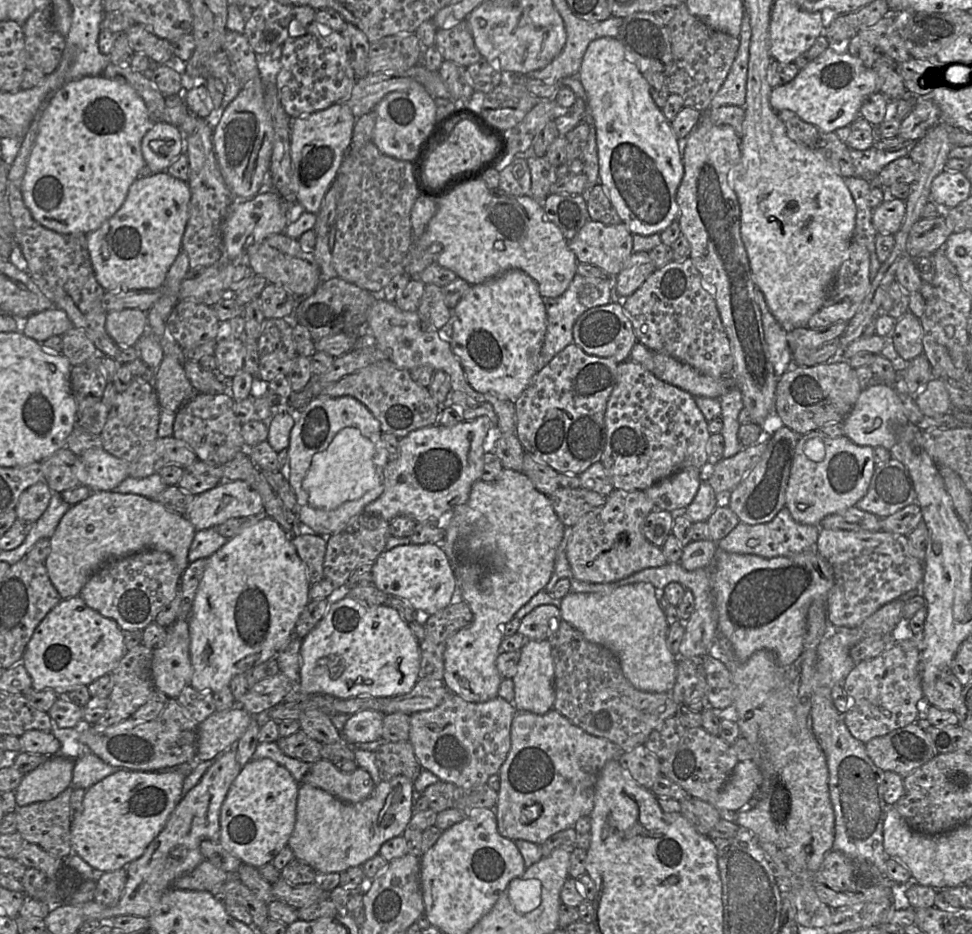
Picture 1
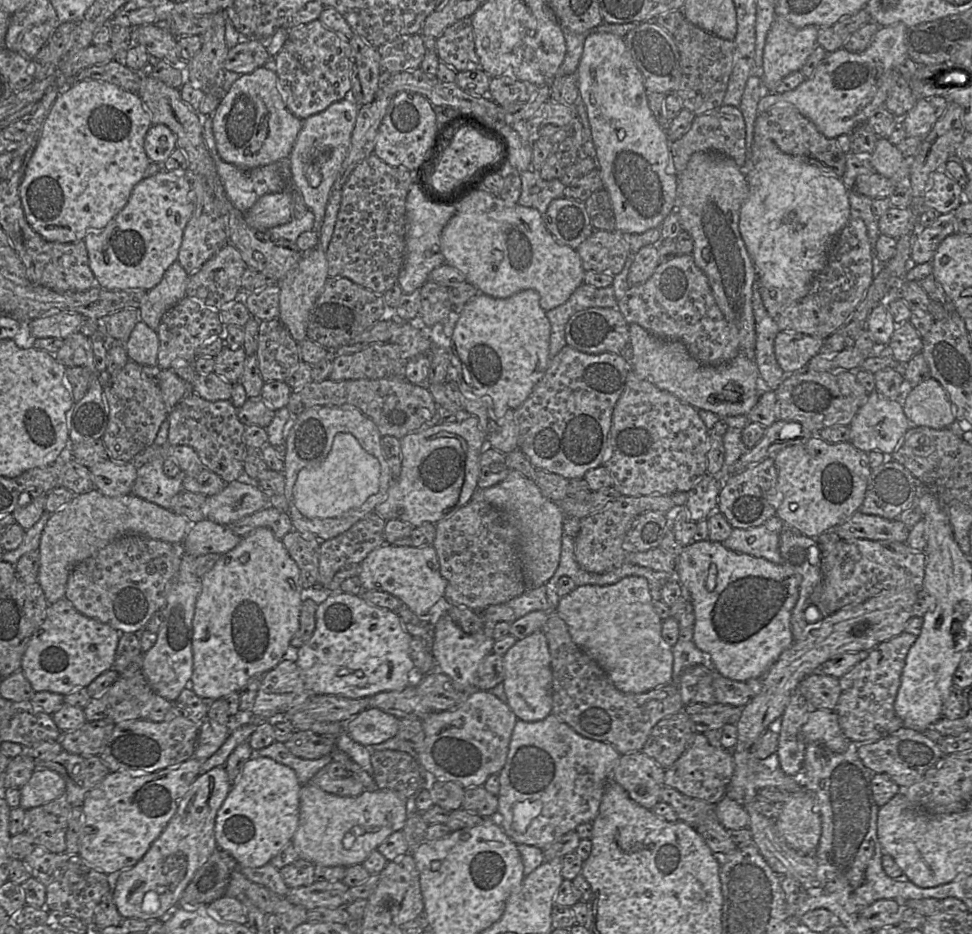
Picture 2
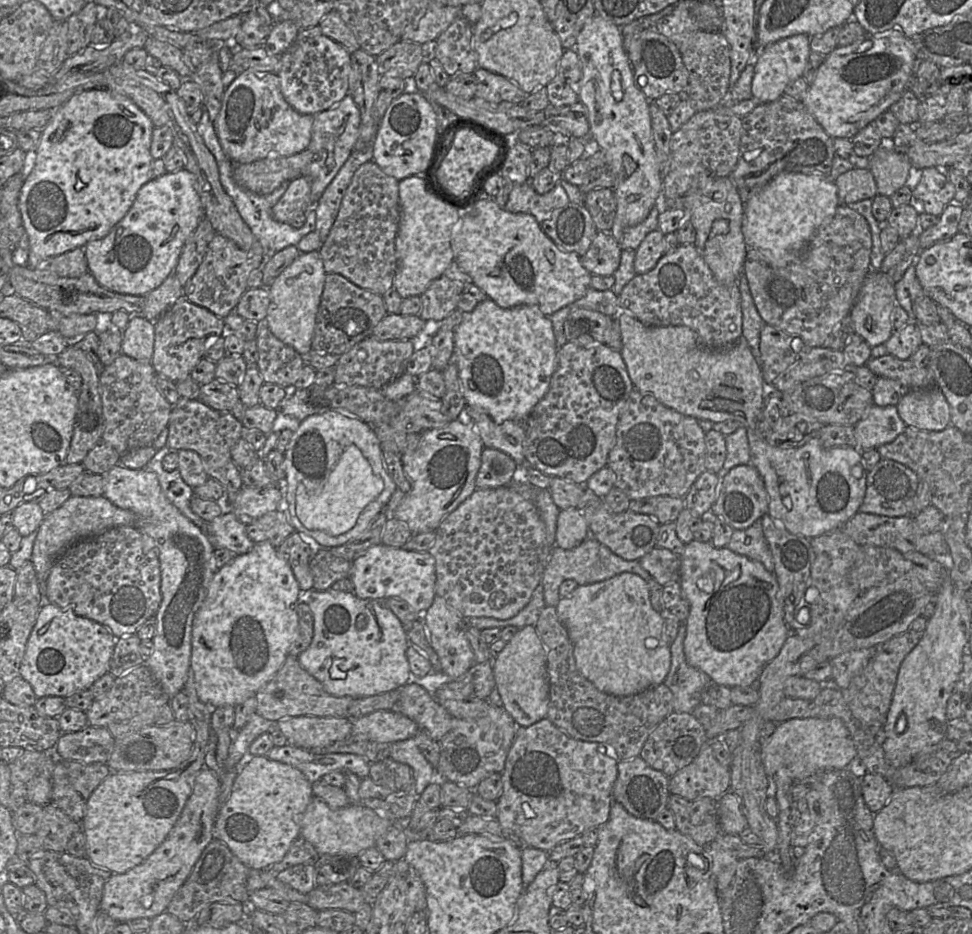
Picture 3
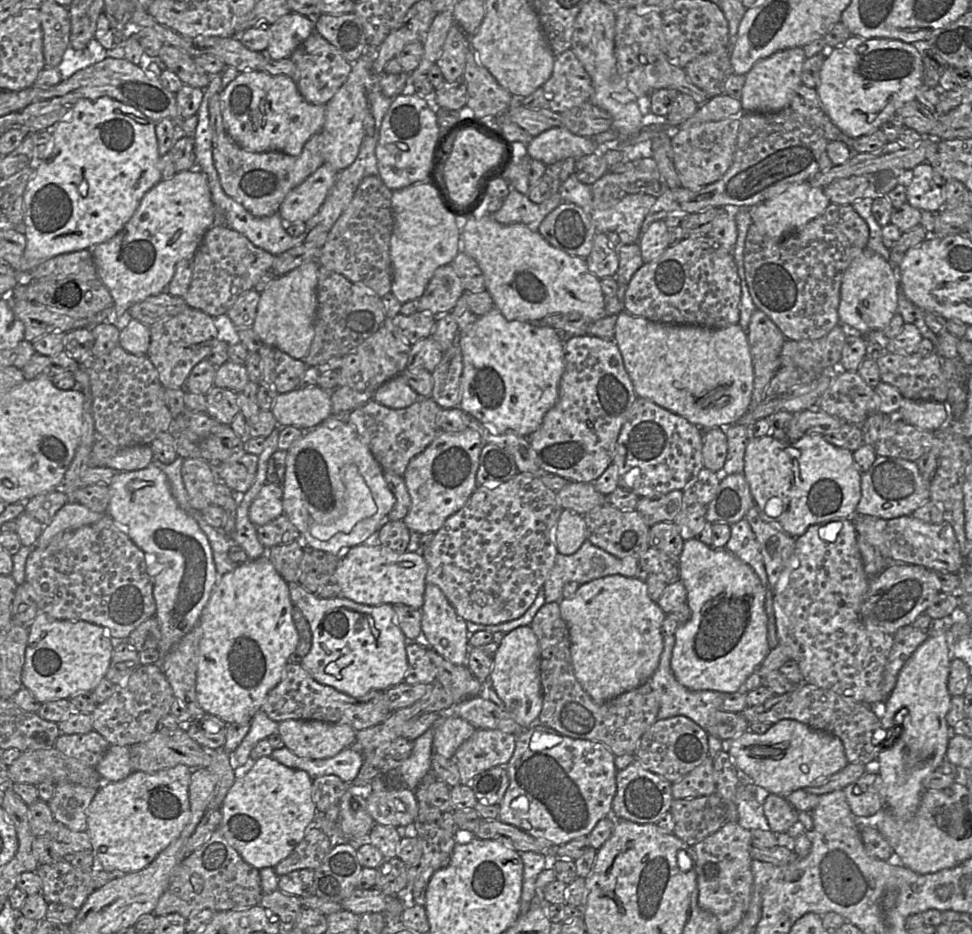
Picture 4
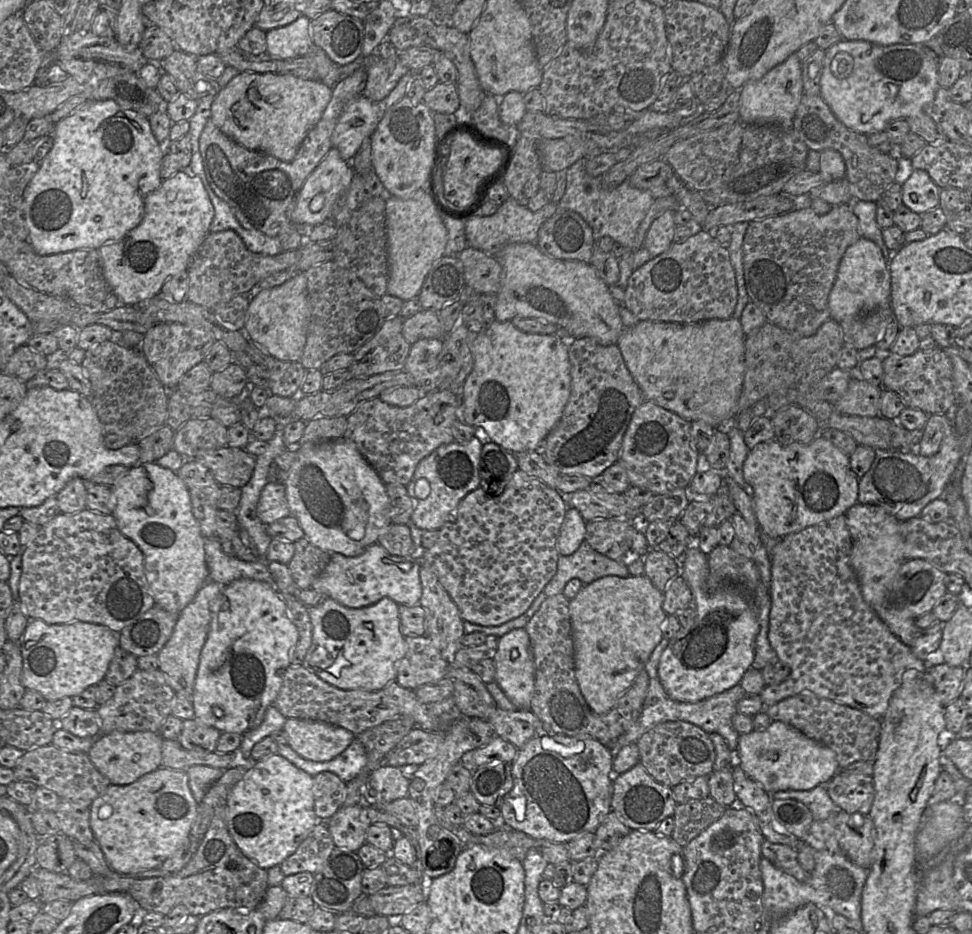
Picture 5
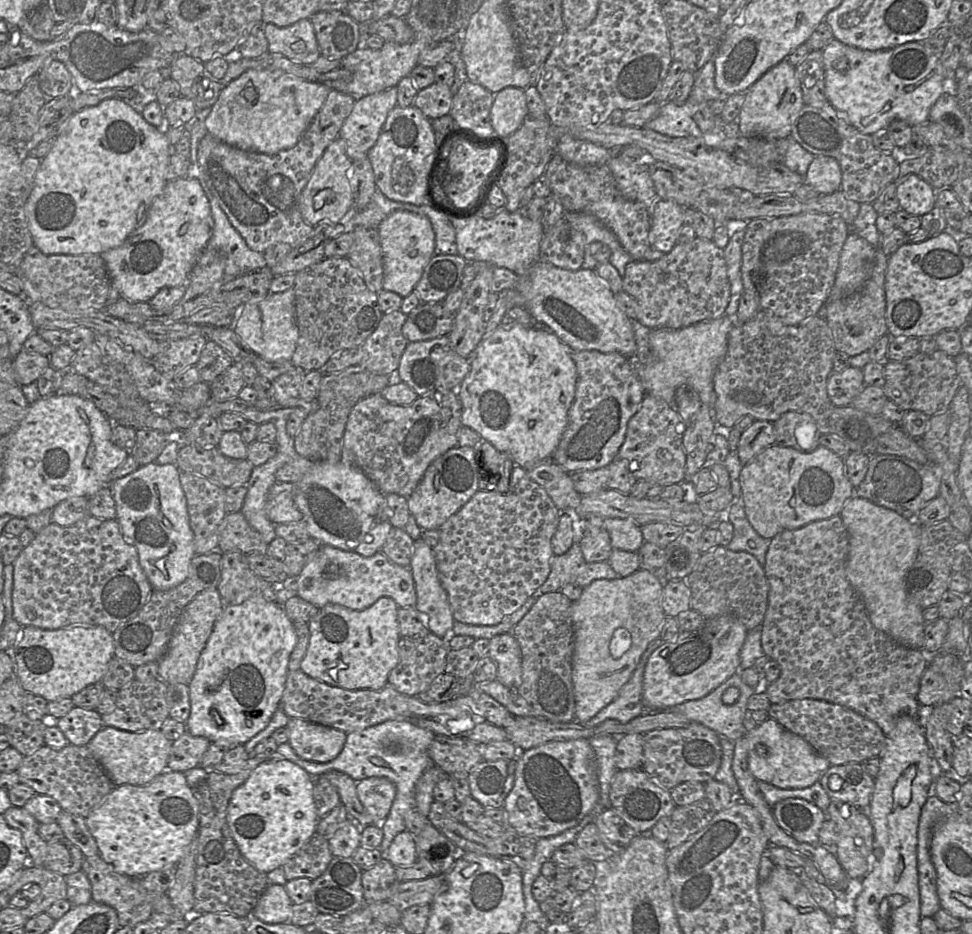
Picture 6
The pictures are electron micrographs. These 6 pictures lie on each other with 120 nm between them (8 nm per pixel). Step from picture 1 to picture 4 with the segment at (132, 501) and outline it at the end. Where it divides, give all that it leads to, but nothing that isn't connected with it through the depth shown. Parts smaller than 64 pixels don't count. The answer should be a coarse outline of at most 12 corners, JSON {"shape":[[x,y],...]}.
{"shape":[[67,502],[45,525],[35,547],[59,533],[99,521],[106,513]]}

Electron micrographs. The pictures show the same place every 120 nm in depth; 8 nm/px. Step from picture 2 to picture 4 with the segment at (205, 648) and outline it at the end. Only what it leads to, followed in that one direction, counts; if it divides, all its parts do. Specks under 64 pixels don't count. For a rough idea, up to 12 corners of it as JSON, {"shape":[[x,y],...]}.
{"shape":[[267,553],[219,575],[199,622],[206,713],[251,722],[299,643]]}

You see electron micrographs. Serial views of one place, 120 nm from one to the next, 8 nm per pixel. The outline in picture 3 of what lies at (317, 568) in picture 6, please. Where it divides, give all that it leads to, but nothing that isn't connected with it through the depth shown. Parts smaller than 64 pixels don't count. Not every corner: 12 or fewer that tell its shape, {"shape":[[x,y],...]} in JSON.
{"shape":[[383,543],[352,561],[357,597],[402,599],[419,617],[437,595],[428,551]]}

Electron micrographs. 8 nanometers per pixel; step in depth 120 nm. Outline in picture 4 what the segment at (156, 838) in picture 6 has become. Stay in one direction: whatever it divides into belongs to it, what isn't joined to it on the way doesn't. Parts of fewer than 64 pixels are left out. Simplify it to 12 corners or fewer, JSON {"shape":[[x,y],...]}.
{"shape":[[179,764],[103,782],[88,807],[96,867],[148,866],[190,819]]}

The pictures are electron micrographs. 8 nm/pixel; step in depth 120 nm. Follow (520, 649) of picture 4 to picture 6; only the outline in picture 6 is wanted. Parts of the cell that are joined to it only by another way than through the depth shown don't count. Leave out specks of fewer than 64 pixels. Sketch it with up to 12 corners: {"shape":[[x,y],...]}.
{"shape":[[511,633],[489,639],[497,680],[521,682],[521,650]]}

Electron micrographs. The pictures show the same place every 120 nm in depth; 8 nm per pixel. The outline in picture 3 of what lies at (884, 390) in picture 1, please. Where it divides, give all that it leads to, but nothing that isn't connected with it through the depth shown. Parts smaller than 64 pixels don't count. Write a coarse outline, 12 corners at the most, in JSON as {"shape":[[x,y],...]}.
{"shape":[[873,404],[854,426],[860,452],[892,442],[906,426],[895,405]]}

